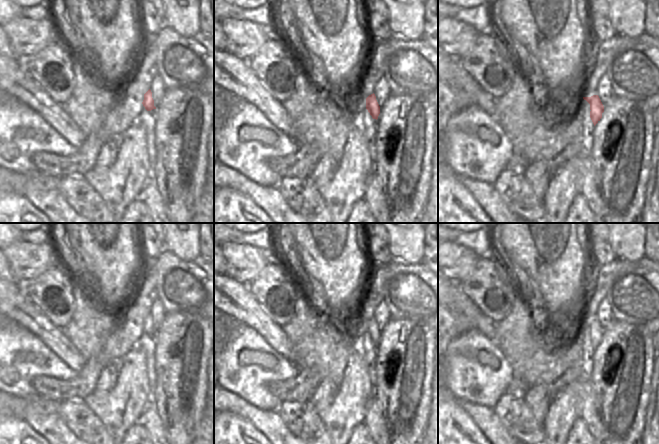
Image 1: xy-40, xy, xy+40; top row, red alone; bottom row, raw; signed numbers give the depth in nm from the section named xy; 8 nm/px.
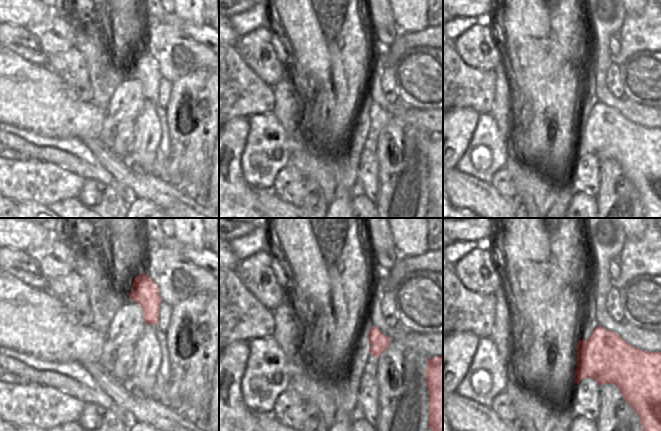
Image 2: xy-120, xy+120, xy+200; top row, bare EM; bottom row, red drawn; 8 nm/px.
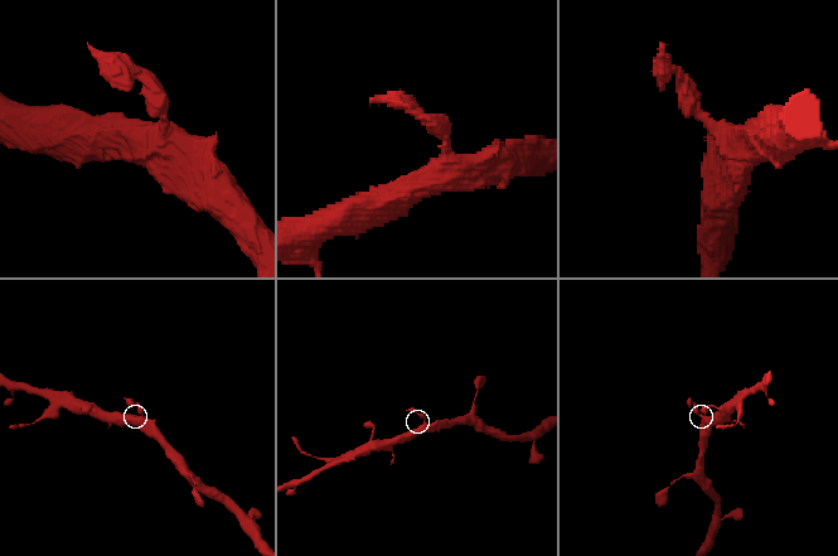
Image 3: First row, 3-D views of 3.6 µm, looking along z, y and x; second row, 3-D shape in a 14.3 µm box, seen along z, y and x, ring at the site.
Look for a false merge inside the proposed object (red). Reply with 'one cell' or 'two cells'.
two cells

